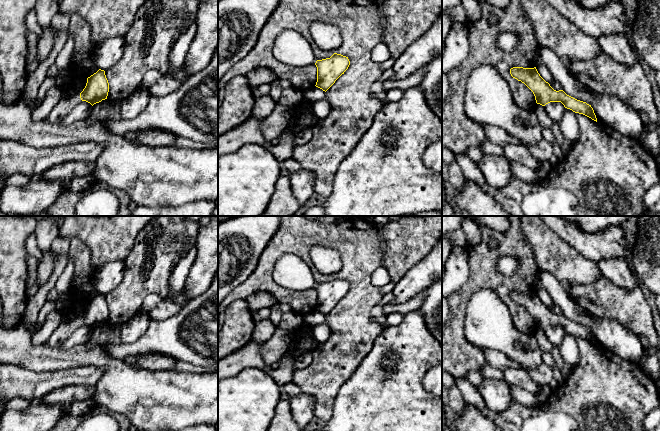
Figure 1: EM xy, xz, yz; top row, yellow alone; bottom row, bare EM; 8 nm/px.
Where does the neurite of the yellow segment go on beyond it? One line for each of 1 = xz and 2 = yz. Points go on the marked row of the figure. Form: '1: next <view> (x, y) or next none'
1: next none
2: next none

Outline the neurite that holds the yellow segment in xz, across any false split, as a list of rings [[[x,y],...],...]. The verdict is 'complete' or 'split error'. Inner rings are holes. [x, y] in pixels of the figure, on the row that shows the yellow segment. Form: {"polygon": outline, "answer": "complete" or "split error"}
{"polygon": [[[334,53],[330,58],[317,60],[316,87],[327,91],[335,81],[348,69],[350,61],[348,57]]], "answer": "complete"}

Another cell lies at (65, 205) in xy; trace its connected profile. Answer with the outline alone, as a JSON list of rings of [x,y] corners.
[[[64,191],[45,212],[48,216],[77,216],[75,212],[76,204],[87,192]]]

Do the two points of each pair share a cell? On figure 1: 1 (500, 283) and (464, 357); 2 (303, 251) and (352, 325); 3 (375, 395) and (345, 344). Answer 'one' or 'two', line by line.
1: one
2: one
3: two

